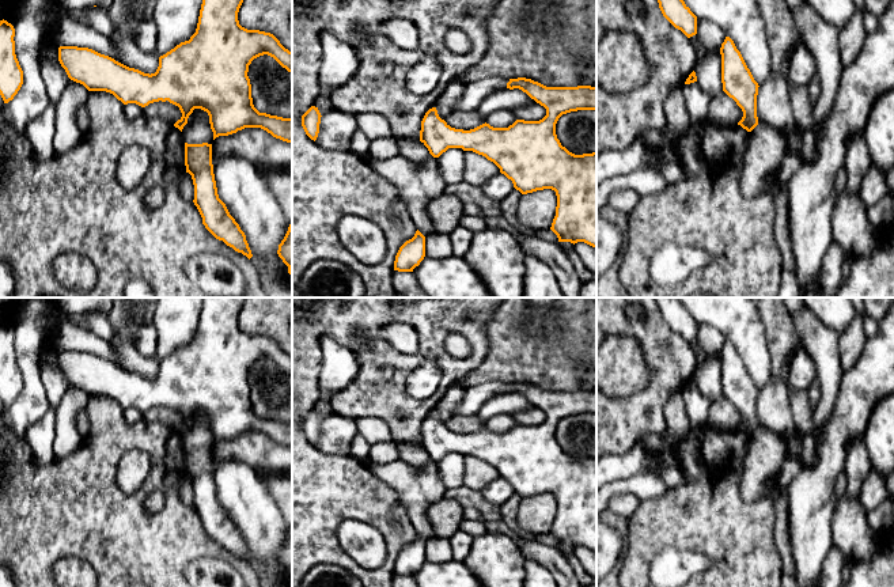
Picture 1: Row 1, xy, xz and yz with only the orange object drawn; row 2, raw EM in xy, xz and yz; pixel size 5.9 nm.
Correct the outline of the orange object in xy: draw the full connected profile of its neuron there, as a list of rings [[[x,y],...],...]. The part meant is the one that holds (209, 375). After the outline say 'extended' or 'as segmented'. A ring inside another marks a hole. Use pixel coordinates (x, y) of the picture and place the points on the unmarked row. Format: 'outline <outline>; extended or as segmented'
outline [[[202,298],[196,337],[189,345],[159,361],[155,378],[129,372],[114,363],[88,352],[60,351],[58,366],[68,382],[83,389],[88,395],[106,395],[124,409],[141,412],[154,406],[166,406],[179,412],[182,421],[174,428],[181,436],[194,413],[208,417],[213,444],[245,432],[261,432],[273,442],[292,448],[292,421],[283,423],[260,417],[251,402],[247,380],[249,370],[260,360],[273,361],[283,372],[292,376],[292,356],[285,353],[270,337],[247,334],[239,329],[238,317],[247,298]]]; as segmented

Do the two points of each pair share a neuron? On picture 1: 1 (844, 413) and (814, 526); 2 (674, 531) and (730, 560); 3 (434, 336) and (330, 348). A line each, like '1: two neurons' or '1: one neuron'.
1: one neuron
2: one neuron
3: two neurons

